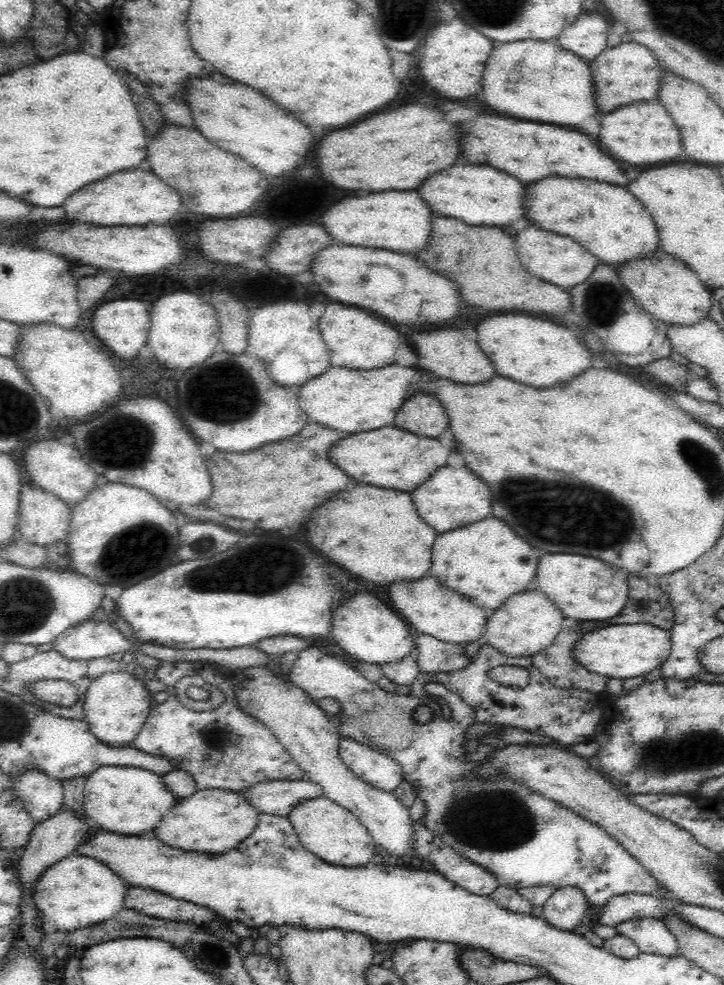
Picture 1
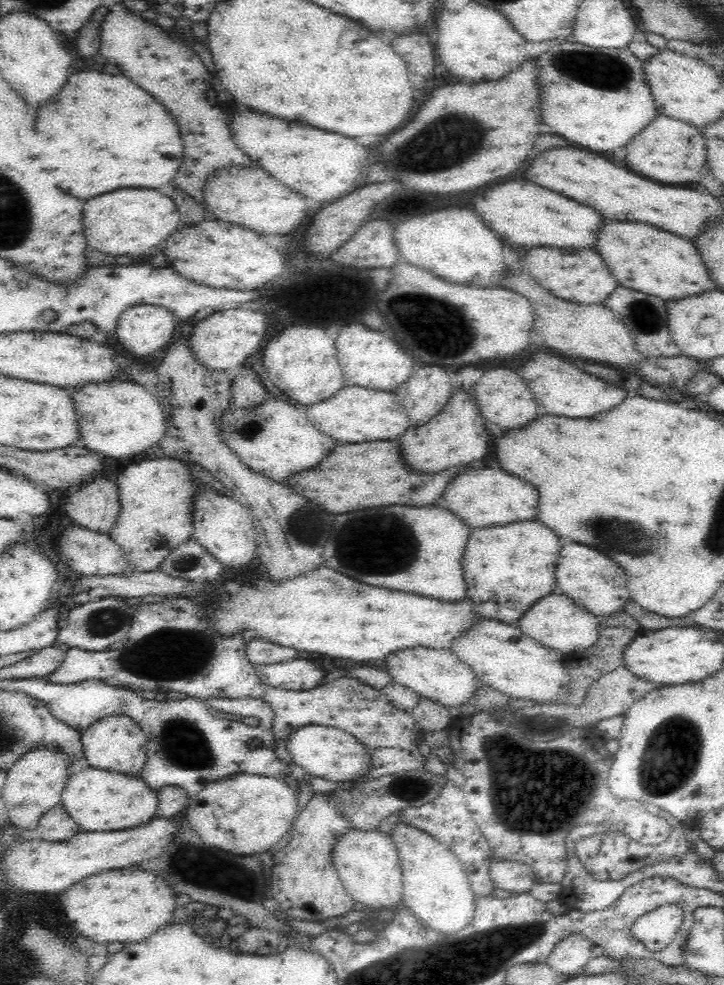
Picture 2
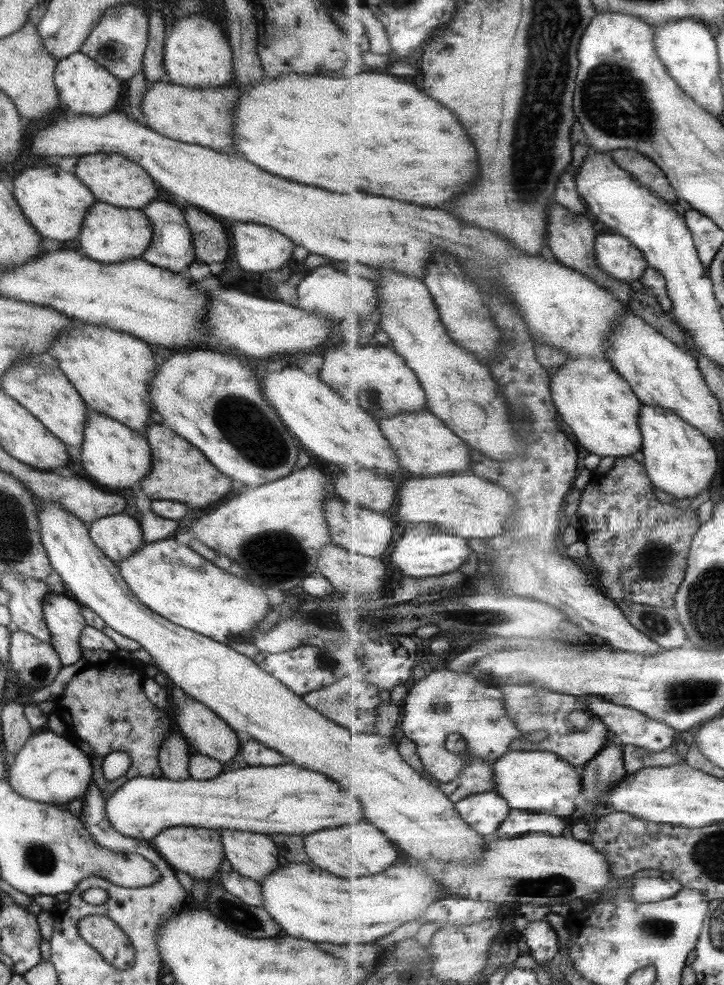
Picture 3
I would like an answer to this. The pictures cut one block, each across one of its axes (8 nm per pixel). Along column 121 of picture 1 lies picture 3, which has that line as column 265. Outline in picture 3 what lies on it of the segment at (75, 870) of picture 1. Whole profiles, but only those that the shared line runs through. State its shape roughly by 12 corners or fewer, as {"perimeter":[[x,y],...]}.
{"perimeter":[[314,864],[261,882],[310,942],[364,944],[446,898],[422,866],[338,878]]}

